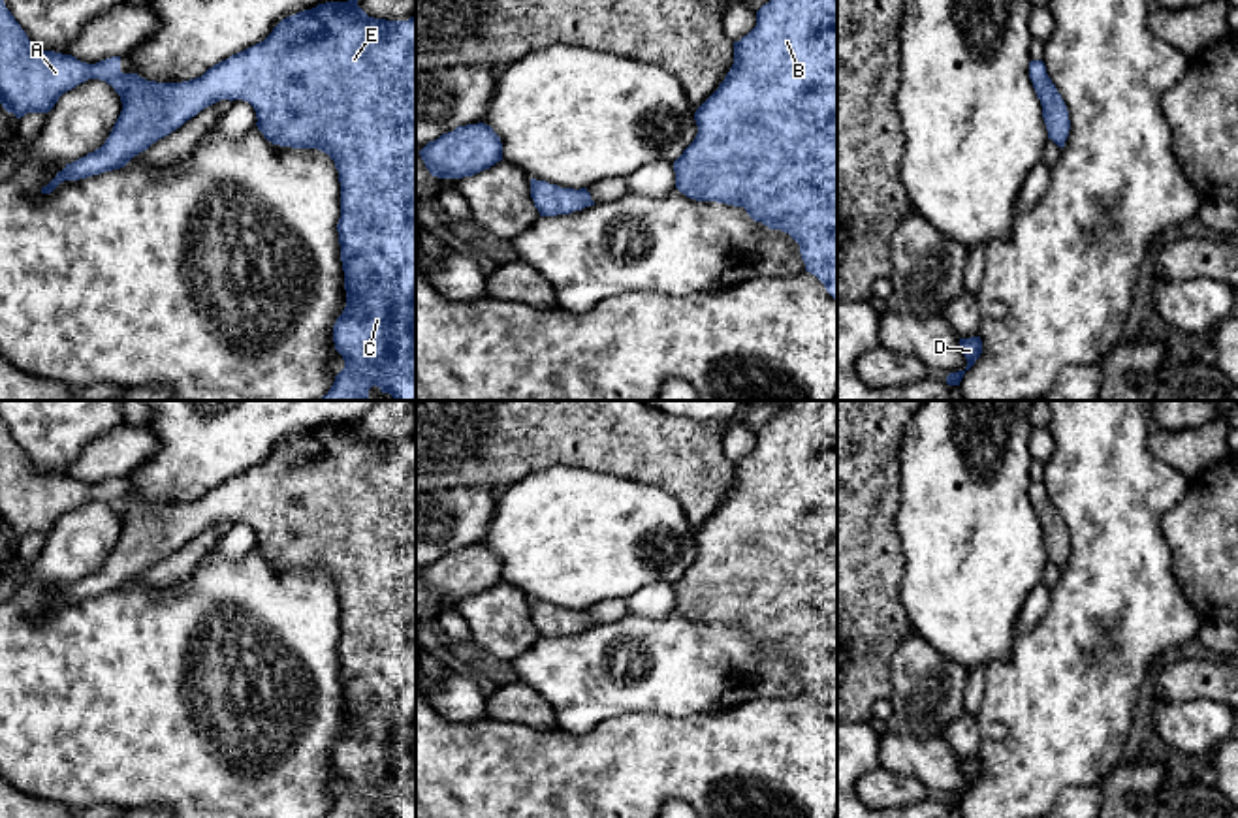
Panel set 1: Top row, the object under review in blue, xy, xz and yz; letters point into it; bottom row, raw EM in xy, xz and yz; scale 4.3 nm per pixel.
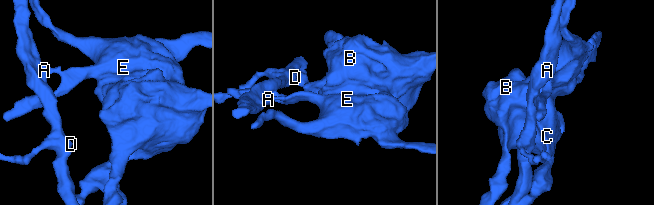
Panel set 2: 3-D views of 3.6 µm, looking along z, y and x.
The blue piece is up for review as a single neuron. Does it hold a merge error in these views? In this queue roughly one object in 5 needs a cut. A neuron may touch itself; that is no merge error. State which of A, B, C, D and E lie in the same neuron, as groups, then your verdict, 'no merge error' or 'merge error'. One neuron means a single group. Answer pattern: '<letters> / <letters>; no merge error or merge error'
A D / B C E; merge error

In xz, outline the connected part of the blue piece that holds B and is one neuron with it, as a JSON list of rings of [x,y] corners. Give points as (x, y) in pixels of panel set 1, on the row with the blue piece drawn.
[[[770,0],[756,11],[756,26],[734,41],[734,64],[719,88],[696,109],[698,134],[674,162],[675,188],[696,201],[743,207],[754,222],[788,233],[798,244],[805,271],[815,275],[837,301],[837,0]]]

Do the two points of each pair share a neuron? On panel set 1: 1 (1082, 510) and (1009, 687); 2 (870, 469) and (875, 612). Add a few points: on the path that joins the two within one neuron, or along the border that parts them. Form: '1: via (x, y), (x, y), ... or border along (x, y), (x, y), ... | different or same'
1: via (1086, 553), (1086, 610), (1052, 644) | same
2: via (870, 504), (870, 576) | same

